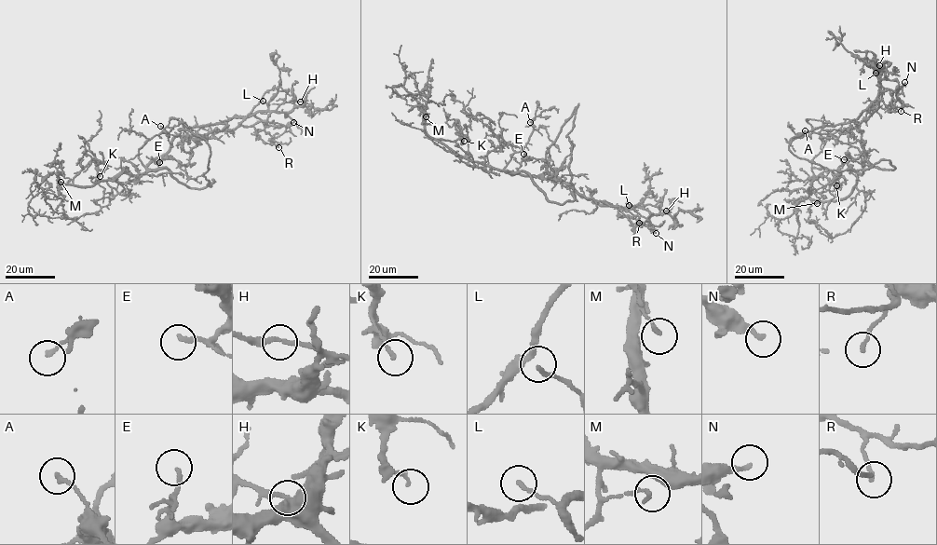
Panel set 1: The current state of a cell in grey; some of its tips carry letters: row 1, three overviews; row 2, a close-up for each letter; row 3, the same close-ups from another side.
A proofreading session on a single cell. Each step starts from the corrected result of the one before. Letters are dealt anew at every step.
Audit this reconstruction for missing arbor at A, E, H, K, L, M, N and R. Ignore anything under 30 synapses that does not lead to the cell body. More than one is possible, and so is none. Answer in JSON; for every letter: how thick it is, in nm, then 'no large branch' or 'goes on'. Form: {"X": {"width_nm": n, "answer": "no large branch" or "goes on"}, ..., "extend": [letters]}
{"A": {"width_nm": 170, "answer": "no large branch"}, "E": {"width_nm": 190, "answer": "goes on"}, "H": {"width_nm": 150, "answer": "no large branch"}, "K": {"width_nm": 140, "answer": "no large branch"}, "L": {"width_nm": 120, "answer": "no large branch"}, "M": {"width_nm": 150, "answer": "no large branch"}, "N": {"width_nm": 240, "answer": "no large branch"}, "R": {"width_nm": 150, "answer": "no large branch"}, "extend": ["E"]}

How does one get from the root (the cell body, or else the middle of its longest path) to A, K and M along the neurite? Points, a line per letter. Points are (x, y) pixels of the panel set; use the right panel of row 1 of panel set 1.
A: (862, 172), (863, 161), (857, 147), (842, 143), (833, 135), (812, 132), (805, 135), (805, 130)
K: (862, 172), (846, 197), (838, 198), (834, 173), (832, 183), (836, 185)
M: (862, 172), (859, 174), (848, 196), (835, 200), (811, 201), (817, 203)

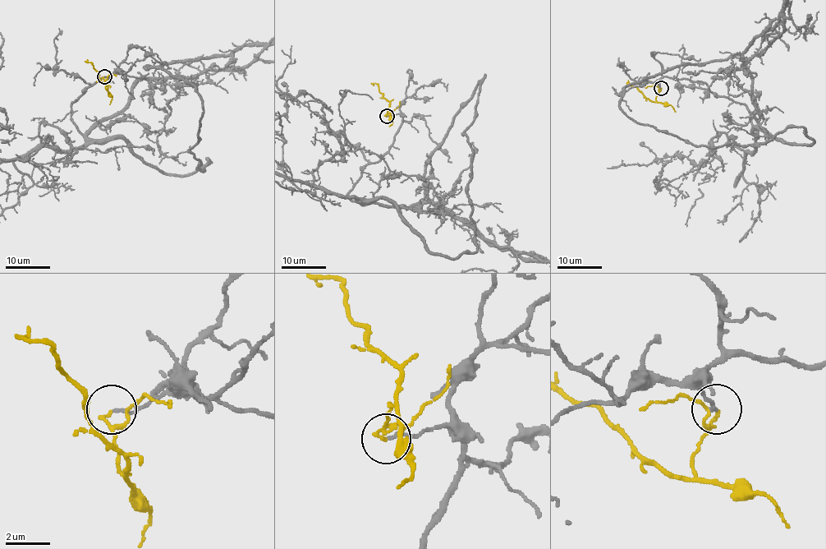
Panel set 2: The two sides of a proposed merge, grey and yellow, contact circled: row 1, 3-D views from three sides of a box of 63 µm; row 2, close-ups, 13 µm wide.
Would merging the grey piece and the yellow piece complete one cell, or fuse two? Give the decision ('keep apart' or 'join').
keep apart

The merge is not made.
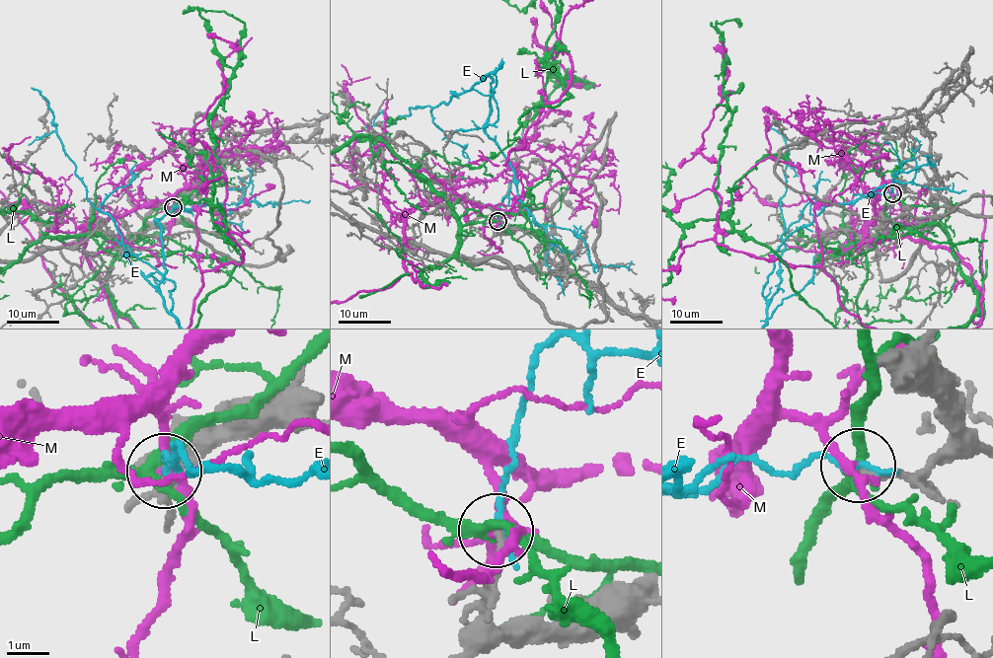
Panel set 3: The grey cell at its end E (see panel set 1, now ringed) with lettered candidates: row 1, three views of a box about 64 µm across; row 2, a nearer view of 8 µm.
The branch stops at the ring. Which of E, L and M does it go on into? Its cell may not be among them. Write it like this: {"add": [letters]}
{"add": []}

